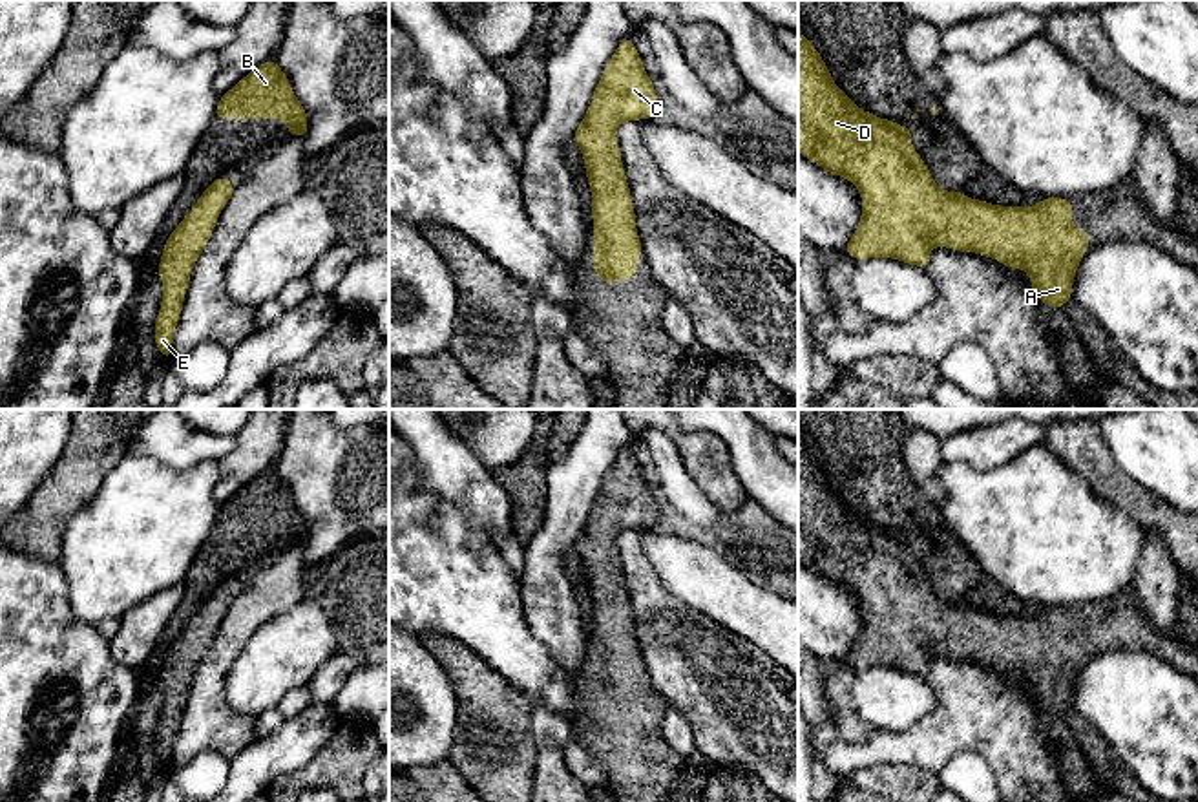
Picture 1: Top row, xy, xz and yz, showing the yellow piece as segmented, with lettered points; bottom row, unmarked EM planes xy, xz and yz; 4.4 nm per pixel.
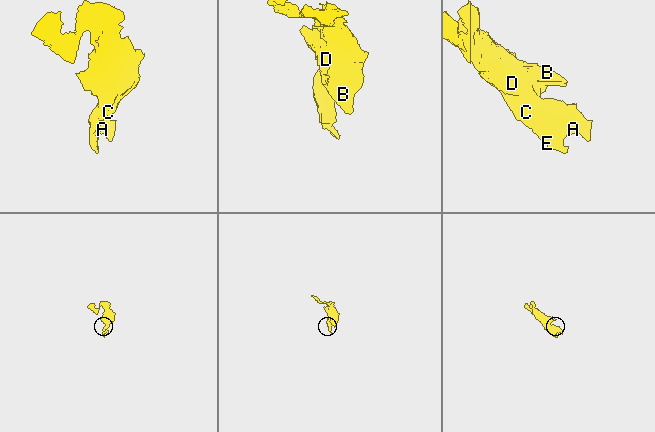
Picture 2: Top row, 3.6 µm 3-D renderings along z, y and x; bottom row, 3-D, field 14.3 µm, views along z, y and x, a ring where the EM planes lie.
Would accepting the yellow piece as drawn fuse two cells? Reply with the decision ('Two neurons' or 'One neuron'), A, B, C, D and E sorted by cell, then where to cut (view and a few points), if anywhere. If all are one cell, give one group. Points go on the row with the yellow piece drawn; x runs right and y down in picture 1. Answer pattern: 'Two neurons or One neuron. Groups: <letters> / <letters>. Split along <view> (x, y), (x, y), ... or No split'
One neuron. Groups: A B C D E. No split

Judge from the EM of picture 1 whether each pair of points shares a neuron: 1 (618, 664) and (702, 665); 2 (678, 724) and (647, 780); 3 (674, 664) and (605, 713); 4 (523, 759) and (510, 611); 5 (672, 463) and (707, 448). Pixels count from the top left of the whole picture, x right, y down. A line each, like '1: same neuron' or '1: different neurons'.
1: different neurons
2: different neurons
3: different neurons
4: different neurons
5: different neurons

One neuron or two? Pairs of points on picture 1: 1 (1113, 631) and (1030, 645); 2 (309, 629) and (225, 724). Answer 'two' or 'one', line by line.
1: one
2: two

